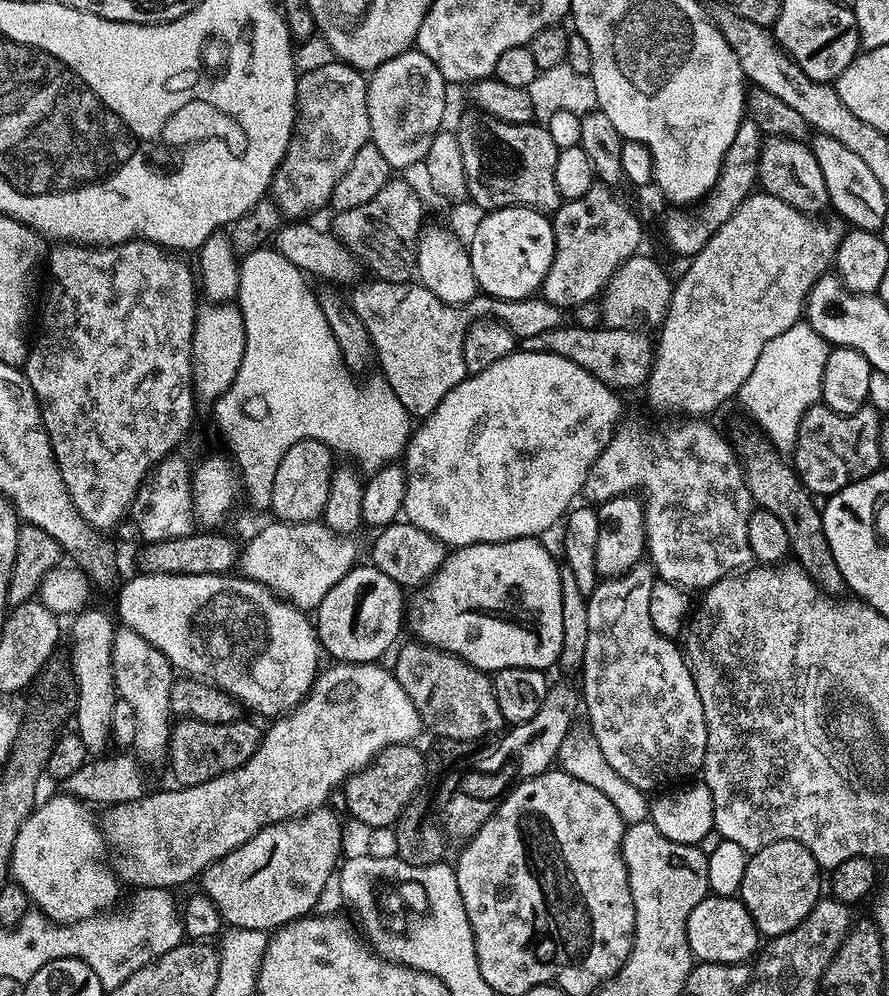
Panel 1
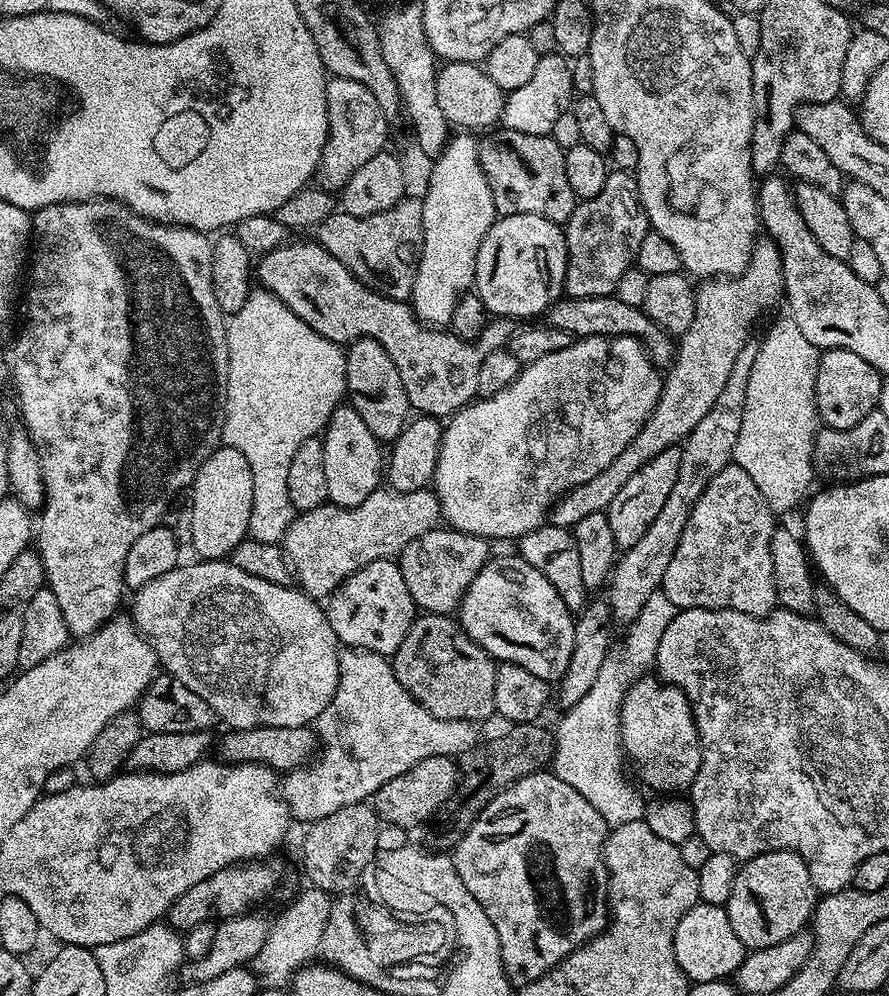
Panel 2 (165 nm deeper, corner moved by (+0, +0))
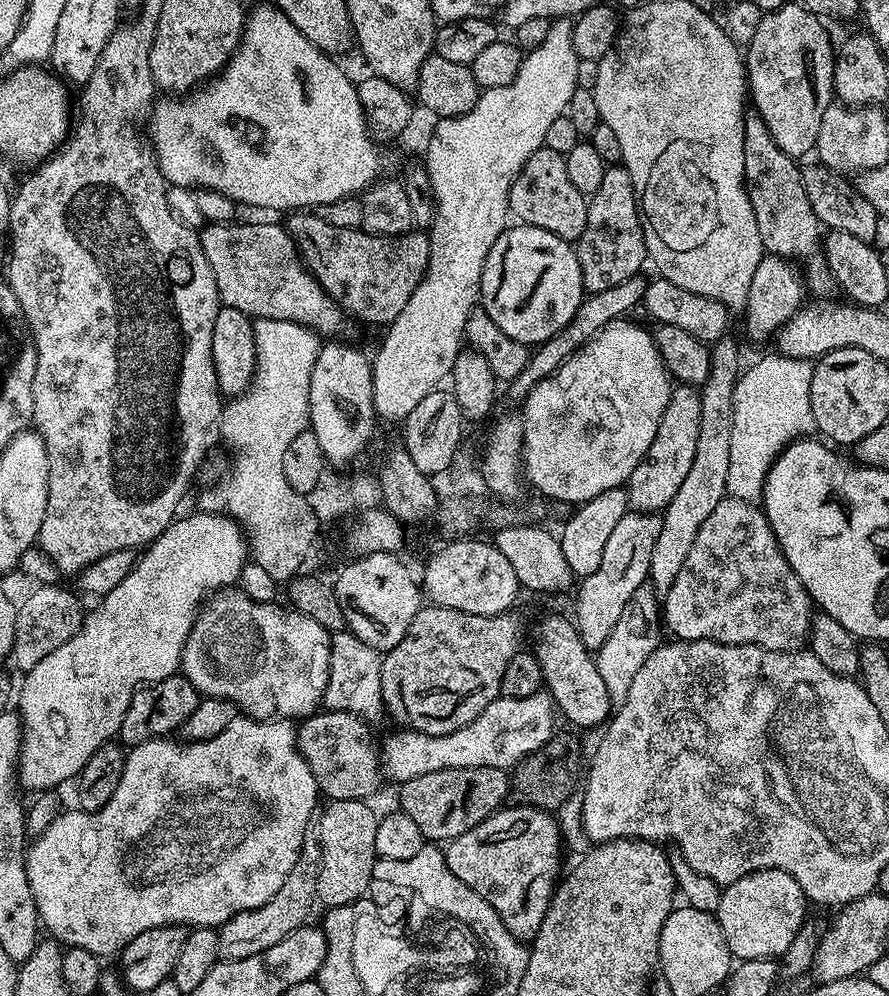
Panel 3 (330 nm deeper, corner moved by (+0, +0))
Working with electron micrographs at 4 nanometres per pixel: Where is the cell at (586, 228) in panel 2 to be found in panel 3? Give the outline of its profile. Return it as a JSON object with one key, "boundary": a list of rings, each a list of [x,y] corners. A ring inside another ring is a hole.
{"boundary":[[[605,167],[598,190],[588,200],[586,230],[582,230],[574,247],[582,270],[584,291],[588,294],[610,290],[610,286],[626,282],[646,264],[648,247],[644,241],[640,208],[636,205],[634,182],[630,182],[630,174],[624,167]]]}

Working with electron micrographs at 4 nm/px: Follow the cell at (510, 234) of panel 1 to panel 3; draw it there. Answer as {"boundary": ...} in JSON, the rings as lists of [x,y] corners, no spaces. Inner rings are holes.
{"boundary":[[[516,222],[505,227],[494,246],[490,246],[490,254],[486,258],[480,279],[480,304],[484,312],[494,318],[498,330],[502,330],[502,334],[510,334],[514,342],[529,346],[545,344],[547,340],[554,338],[554,334],[558,334],[558,330],[568,325],[570,318],[574,318],[585,295],[576,249],[569,241],[538,226]]]}

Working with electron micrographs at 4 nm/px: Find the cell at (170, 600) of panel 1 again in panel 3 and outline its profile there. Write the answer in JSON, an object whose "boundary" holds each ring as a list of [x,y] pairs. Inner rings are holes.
{"boundary":[[[220,590],[215,593],[199,609],[196,620],[192,623],[186,642],[184,643],[184,655],[182,657],[182,675],[196,687],[197,692],[208,698],[217,700],[229,700],[236,705],[243,715],[253,720],[271,720],[276,718],[307,718],[317,711],[324,703],[324,691],[328,681],[328,671],[330,670],[330,646],[332,637],[314,618],[304,616],[301,612],[293,610],[291,607],[279,608],[276,602],[264,603],[248,597],[241,590]]]}

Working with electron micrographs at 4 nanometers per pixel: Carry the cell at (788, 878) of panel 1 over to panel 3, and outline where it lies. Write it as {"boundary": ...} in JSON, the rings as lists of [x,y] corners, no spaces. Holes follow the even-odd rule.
{"boundary":[[[771,868],[751,872],[727,885],[721,891],[721,901],[714,915],[737,961],[771,960],[779,958],[805,927],[804,911],[807,908],[810,904],[802,886],[798,886],[790,874]]]}

